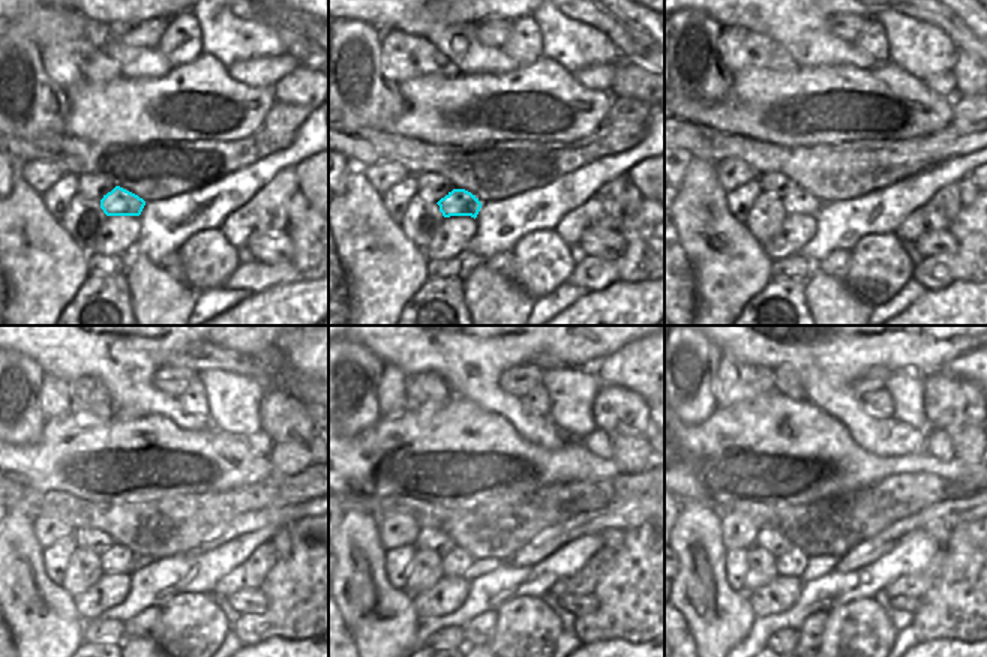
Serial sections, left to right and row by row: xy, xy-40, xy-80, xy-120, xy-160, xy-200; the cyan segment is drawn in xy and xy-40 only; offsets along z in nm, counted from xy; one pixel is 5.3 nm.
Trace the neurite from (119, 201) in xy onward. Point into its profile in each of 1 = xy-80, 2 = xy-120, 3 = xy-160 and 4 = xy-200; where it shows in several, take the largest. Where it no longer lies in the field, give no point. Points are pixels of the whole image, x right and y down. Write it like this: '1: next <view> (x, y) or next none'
1: next xy-80 (797, 203)
2: next xy-120 (117, 560)
3: next xy-160 (455, 563)
4: next xy-200 (794, 561)

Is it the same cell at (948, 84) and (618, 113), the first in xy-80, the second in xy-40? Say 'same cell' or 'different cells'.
different cells

